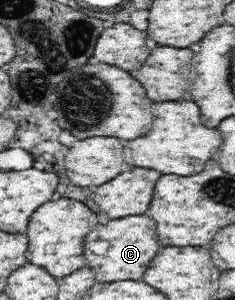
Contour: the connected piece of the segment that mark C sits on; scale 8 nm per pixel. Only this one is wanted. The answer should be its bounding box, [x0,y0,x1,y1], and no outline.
[85,215,157,283]

